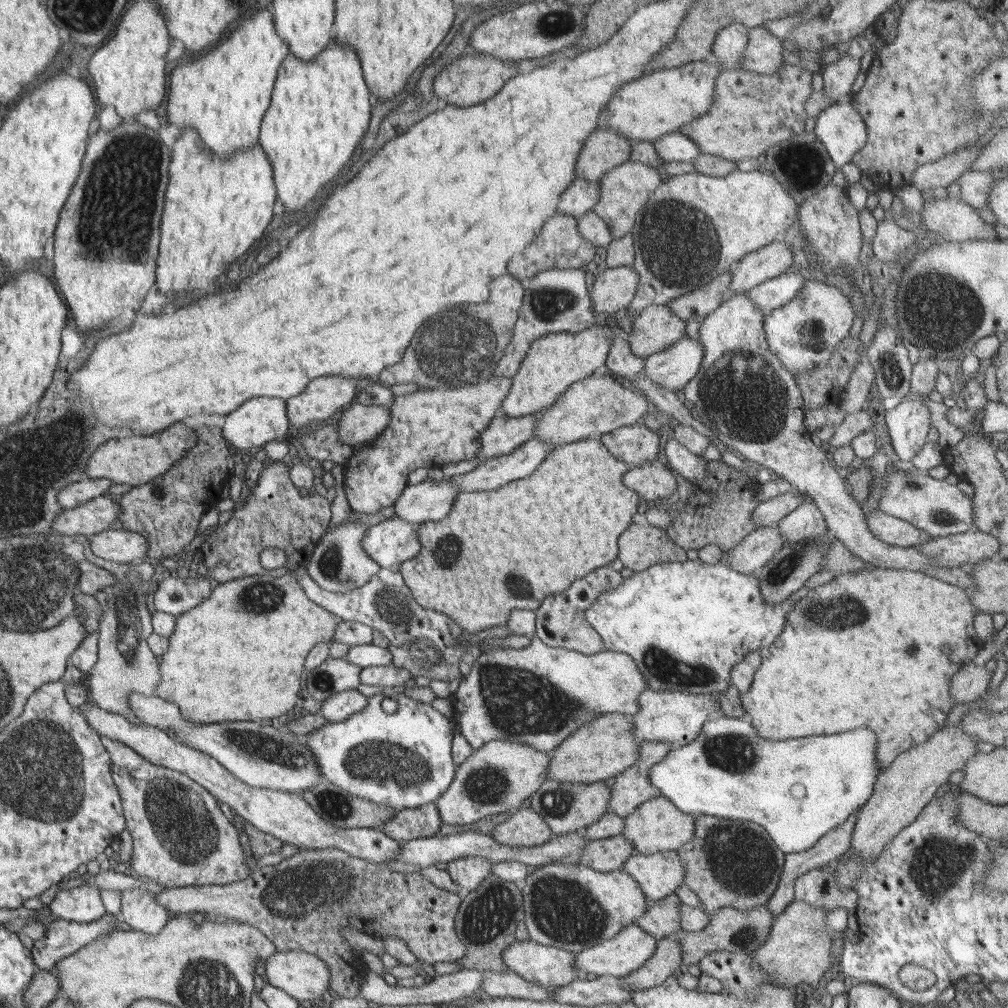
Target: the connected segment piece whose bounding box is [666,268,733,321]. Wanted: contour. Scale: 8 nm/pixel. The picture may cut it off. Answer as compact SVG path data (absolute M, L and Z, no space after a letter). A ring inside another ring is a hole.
M726 269L704 286L671 300L666 306L670 307L671 311L682 320L703 320L706 316L712 314L727 298L727 290L729 290L733 277L731 269Z

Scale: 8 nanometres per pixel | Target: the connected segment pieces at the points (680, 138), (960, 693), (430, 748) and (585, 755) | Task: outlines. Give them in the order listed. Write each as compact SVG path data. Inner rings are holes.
M677 131L657 138L652 144L654 144L656 154L665 162L692 163L700 156L701 152L698 144L694 144L690 139Z
M968 664L962 667L951 678L950 698L952 698L952 706L962 703L972 704L986 697L992 676L993 672L990 672L985 666Z
M392 687L375 696L366 697L366 707L342 722L326 723L321 728L306 735L307 743L315 754L323 780L346 789L348 793L381 805L388 805L396 811L416 808L435 803L438 797L449 790L457 772L452 762L452 724L430 703L420 703L407 698L404 693L396 693ZM390 698L398 703L396 712L386 714L382 701Z
M618 713L604 714L578 728L548 754L551 761L548 779L559 783L593 783L618 776L628 770L641 757L641 741L633 733L632 716Z

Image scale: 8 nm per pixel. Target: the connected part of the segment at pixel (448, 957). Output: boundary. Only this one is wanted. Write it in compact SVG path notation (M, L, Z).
M304 849L281 860L279 864L255 869L244 881L227 885L177 886L155 894L155 900L164 905L172 916L202 912L216 919L235 919L261 930L277 946L278 951L305 950L318 955L325 960L331 970L330 988L346 998L359 996L365 972L360 954L342 937L341 928L346 926L368 935L377 934L381 939L386 936L400 938L406 942L406 946L415 958L430 965L435 962L454 962L467 953L467 948L460 940L455 925L462 897L463 893L457 894L436 887L417 872L417 869L412 868L406 874L392 871L383 864L371 863L366 859L334 849Z

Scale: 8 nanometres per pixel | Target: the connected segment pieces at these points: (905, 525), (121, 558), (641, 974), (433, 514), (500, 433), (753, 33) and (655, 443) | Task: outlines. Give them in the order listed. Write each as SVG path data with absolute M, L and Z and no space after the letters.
M877 510L865 517L872 534L894 546L917 547L932 537L928 532L919 529L912 523L884 511Z
M108 529L90 537L91 550L104 560L116 563L148 560L149 542L143 534L126 529Z
M675 936L658 939L655 954L642 968L621 977L621 987L649 989L662 984L669 976L683 970L681 942Z
M452 477L423 481L416 485L407 484L393 504L396 512L394 517L416 524L442 520L449 516L458 496L459 490Z
M540 413L511 417L498 414L491 420L490 426L482 431L481 449L476 459L499 457L511 453L516 447L522 446L532 439Z
M764 26L750 28L743 62L738 68L754 73L774 73L785 64L782 50L782 42Z
M642 423L621 426L598 436L602 444L618 459L631 466L658 460L660 438Z

